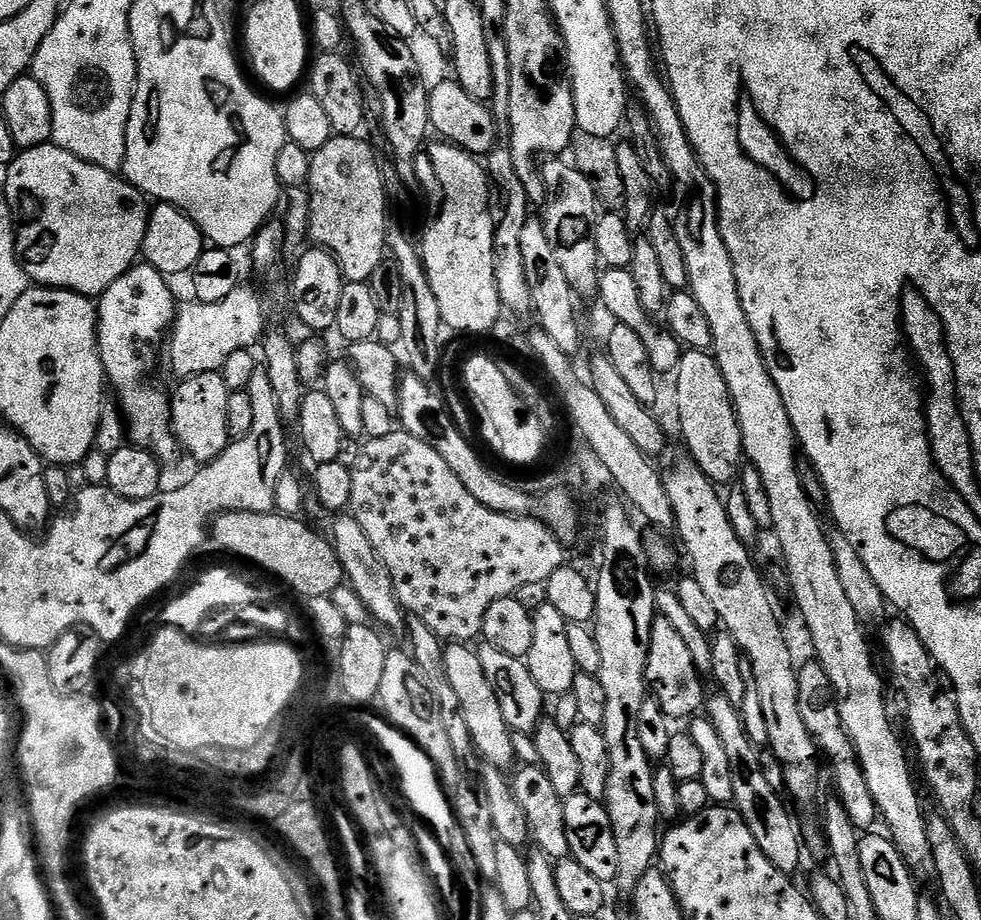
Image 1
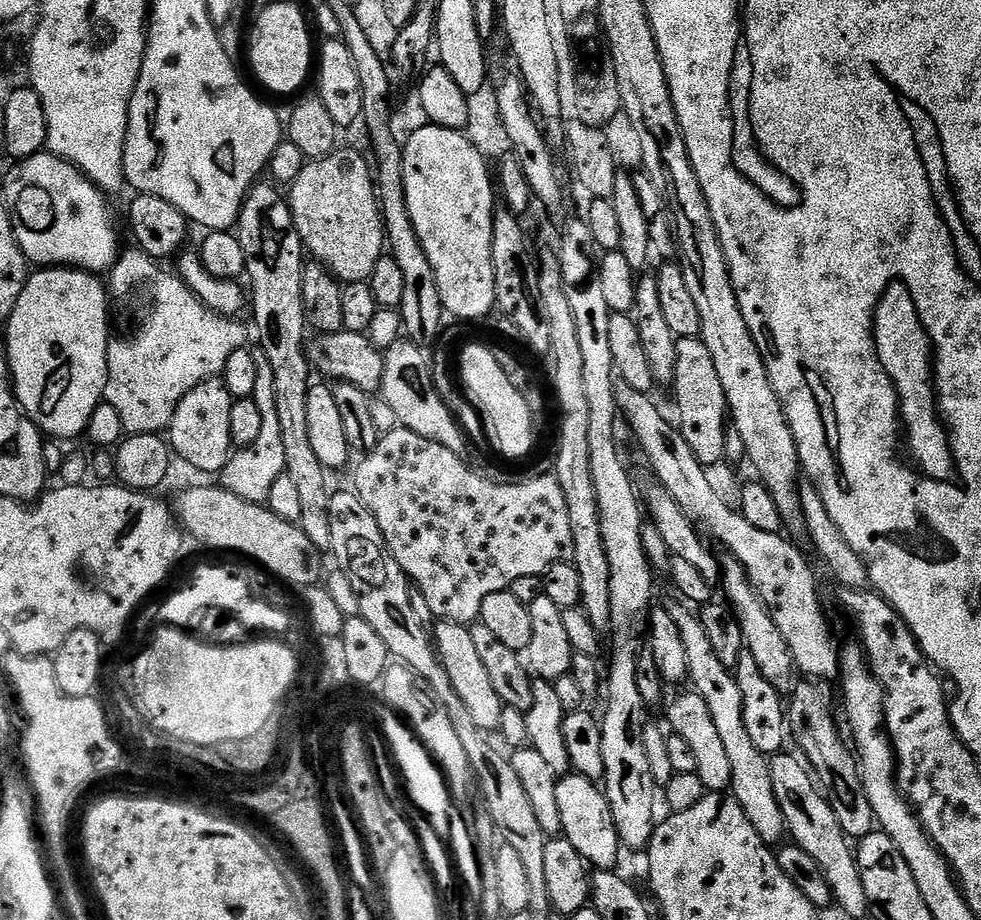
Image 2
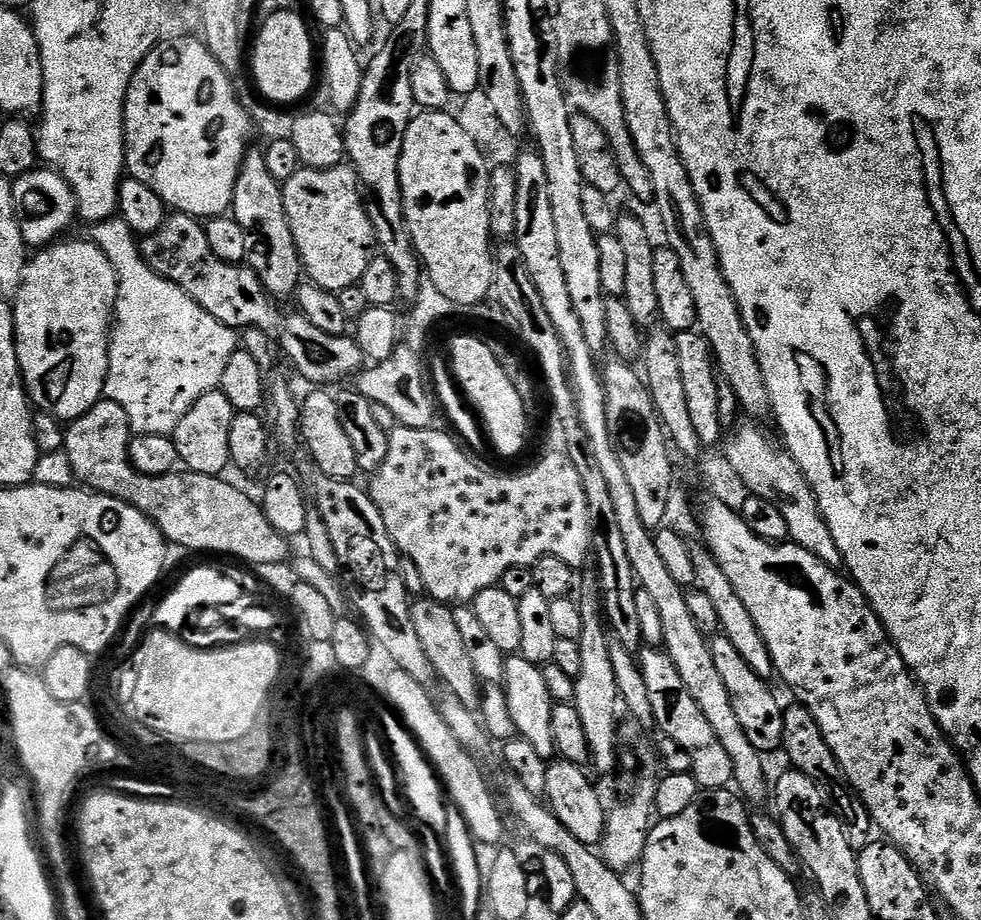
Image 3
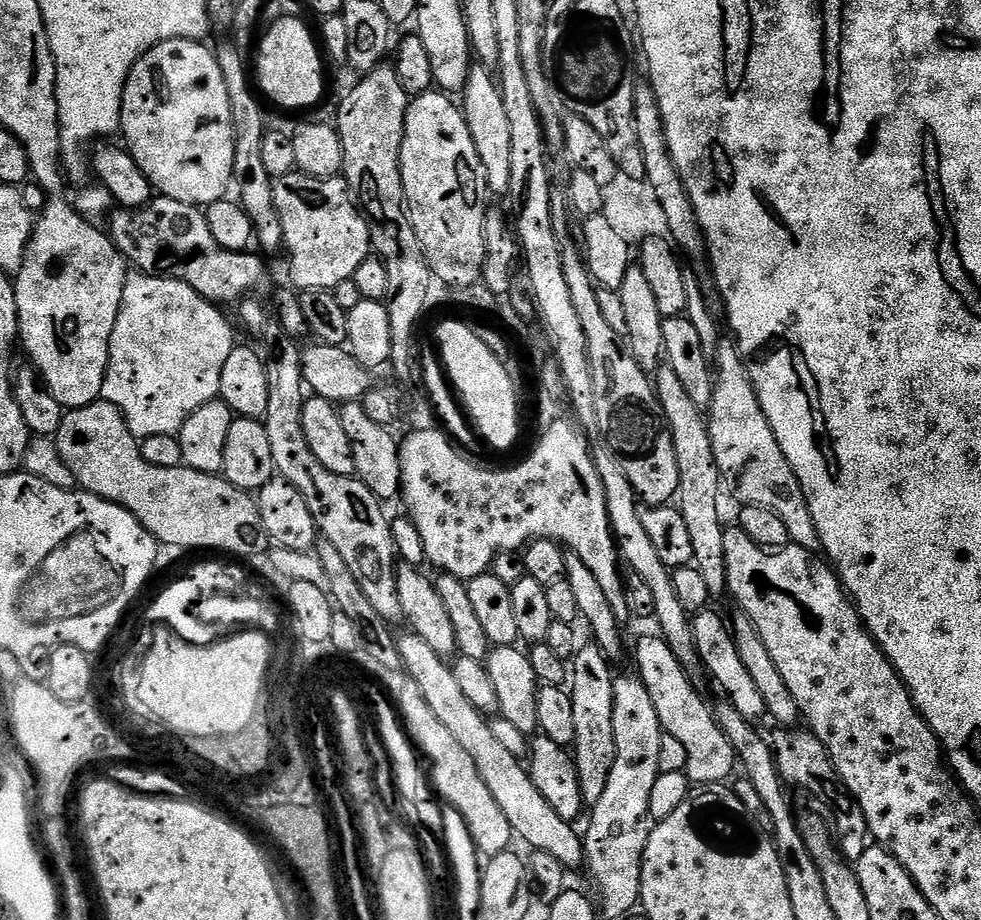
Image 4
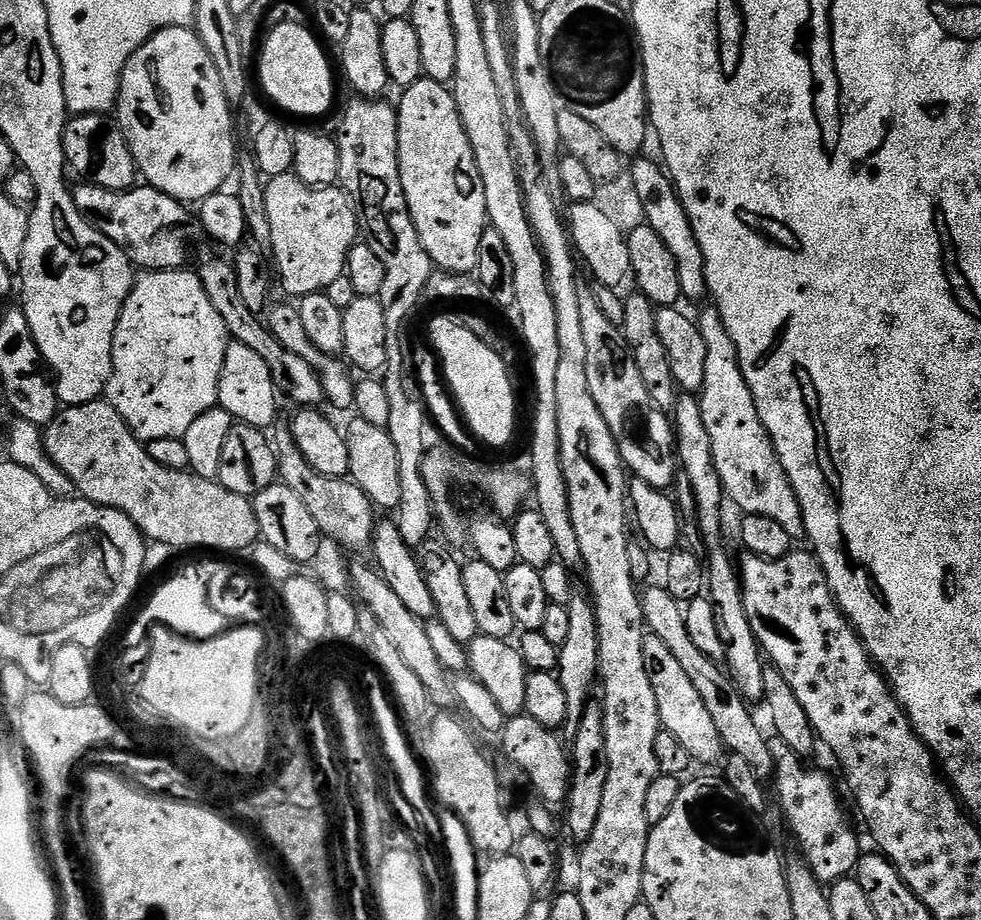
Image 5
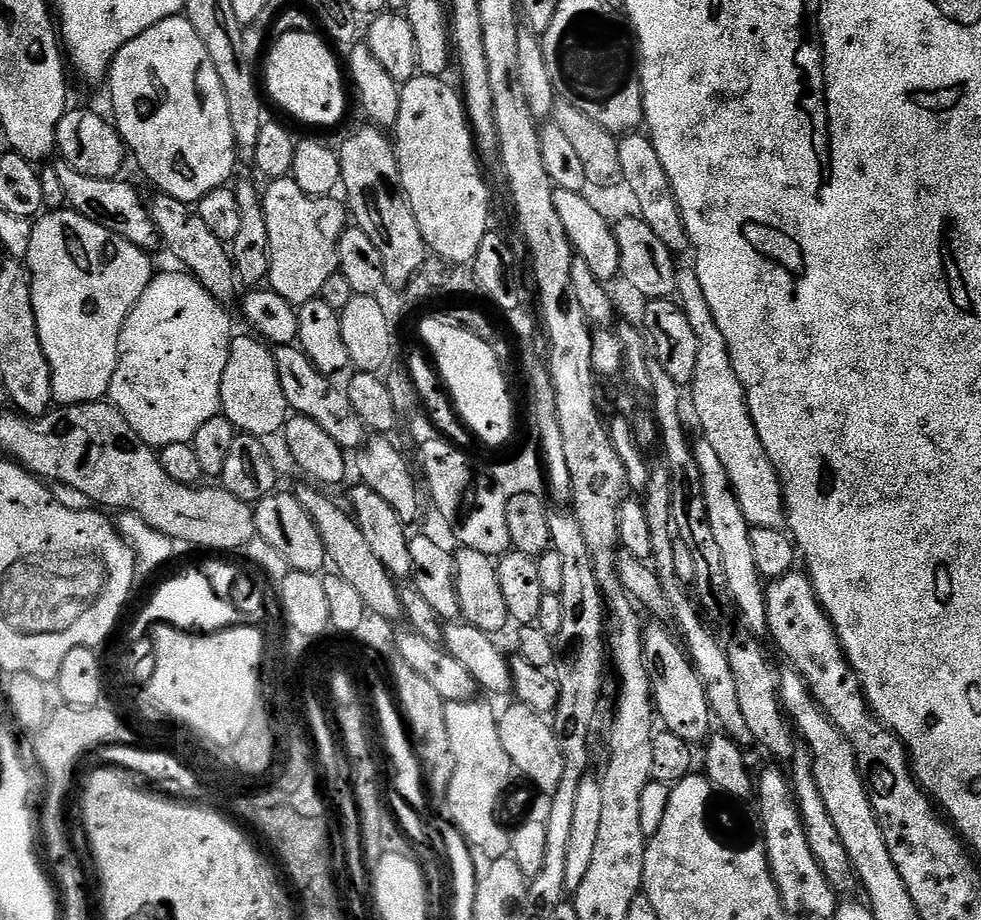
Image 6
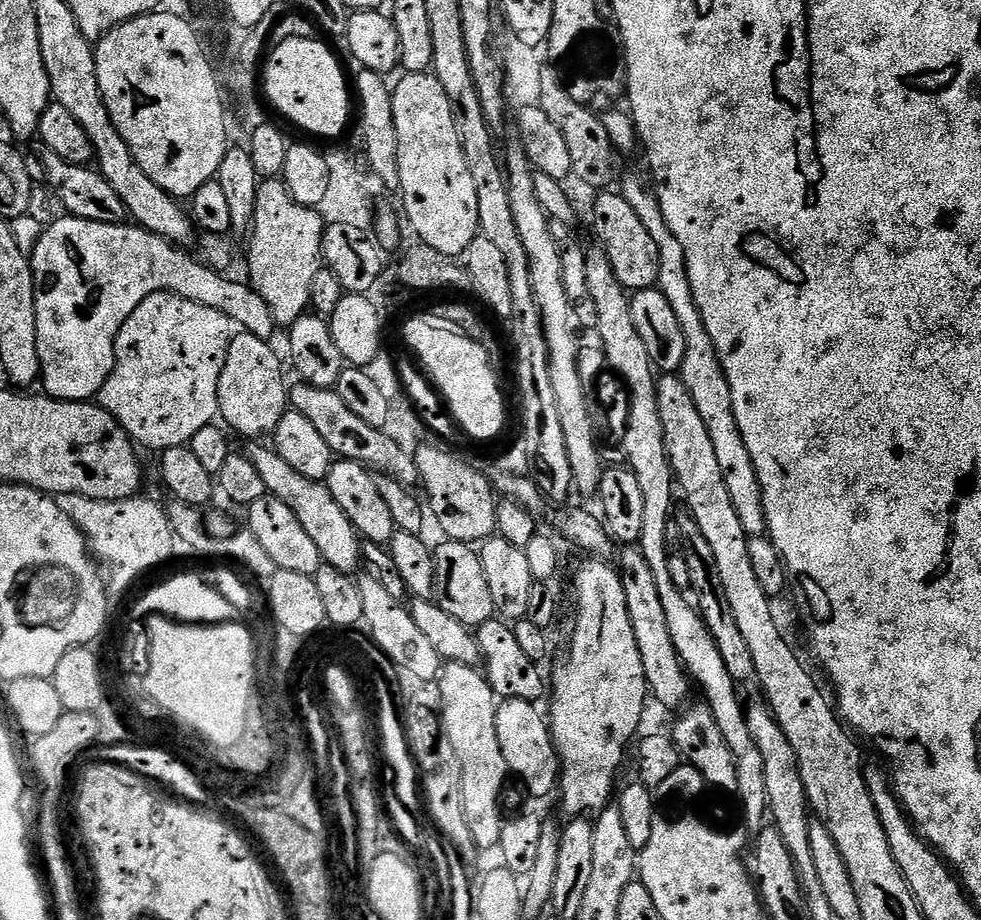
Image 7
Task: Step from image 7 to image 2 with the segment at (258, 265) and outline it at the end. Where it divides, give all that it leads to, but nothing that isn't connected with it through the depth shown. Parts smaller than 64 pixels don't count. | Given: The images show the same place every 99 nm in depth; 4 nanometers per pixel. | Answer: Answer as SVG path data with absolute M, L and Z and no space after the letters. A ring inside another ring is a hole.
M337 150L329 154L329 156L323 156L320 160L308 160L305 163L301 173L298 174L295 181L293 181L286 192L286 199L290 210L294 214L294 226L298 230L298 234L302 238L307 255L311 257L315 263L319 264L321 268L328 269L337 281L344 284L363 284L369 280L372 276L372 271L377 262L380 261L380 257L385 255L386 252L386 235L384 226L384 217L381 215L380 203L377 200L376 185L374 183L374 172L368 164L364 161L364 156L360 152L343 152L343 150Z

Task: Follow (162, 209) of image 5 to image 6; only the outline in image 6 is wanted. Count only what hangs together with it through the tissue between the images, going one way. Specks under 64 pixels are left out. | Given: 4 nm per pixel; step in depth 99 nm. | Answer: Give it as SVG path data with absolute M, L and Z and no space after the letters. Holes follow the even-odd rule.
M57 159L55 163L56 180L60 183L65 198L68 199L67 207L71 211L90 218L90 222L106 226L106 230L126 238L126 242L134 242L134 246L139 248L152 250L152 247L158 244L156 227L152 225L145 201L143 199L140 201L134 185L120 184L121 182L106 178L86 178L78 174L78 170L71 168L65 160Z

